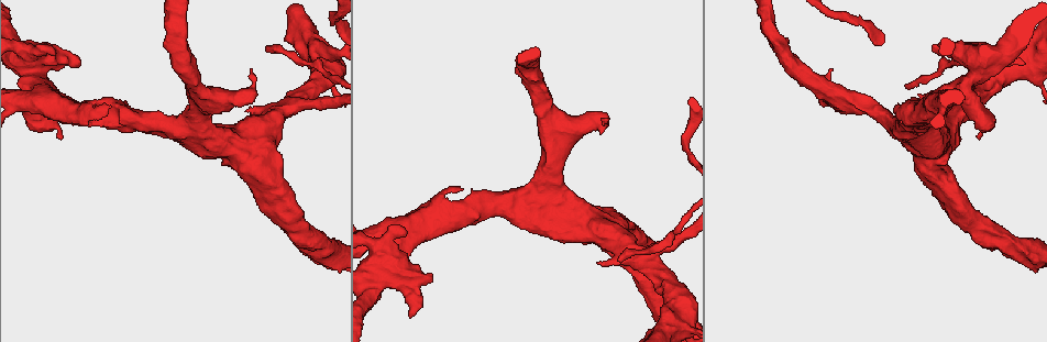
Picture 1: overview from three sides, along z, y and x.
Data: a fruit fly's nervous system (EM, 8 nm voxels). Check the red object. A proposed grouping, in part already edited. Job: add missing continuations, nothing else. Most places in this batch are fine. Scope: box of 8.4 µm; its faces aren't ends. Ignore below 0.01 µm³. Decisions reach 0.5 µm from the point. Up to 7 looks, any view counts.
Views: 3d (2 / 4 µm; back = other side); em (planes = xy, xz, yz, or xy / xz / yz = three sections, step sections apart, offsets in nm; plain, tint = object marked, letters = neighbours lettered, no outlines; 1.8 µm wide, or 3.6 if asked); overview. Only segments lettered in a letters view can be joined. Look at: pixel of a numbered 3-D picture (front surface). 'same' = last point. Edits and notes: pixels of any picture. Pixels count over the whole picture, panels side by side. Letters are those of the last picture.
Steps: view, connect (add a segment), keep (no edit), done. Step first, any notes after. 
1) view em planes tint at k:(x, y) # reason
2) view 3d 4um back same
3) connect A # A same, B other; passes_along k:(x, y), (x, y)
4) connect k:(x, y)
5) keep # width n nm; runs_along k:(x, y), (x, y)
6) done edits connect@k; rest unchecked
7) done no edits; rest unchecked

view em planes letters at 1:(266, 47) # thin end

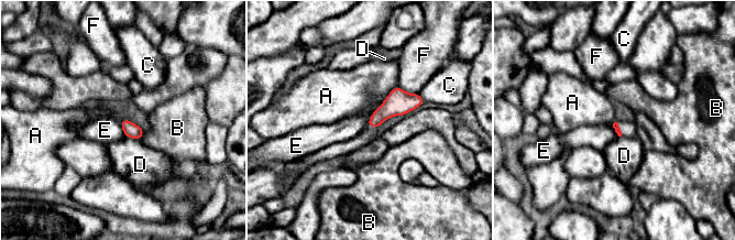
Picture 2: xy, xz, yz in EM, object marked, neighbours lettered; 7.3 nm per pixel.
keep # longest_contact A 320 nm; A other, B other, C other, D other, E other, F other; border 2:(120, 123), (125, 137); no lettered segment goes on from it

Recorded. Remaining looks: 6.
view 3d 4um back at 1:(603, 123)

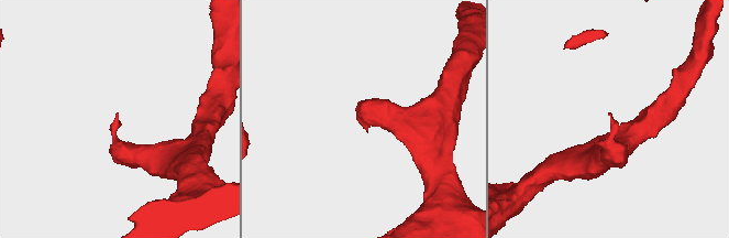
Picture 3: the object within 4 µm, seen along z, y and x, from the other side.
view em 3.6um planes letters at 3:(116, 117)

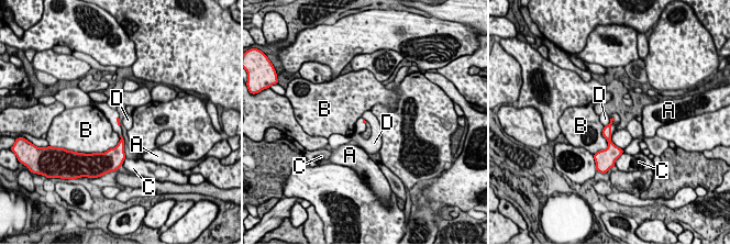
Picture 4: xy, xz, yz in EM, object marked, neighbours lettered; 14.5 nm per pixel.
keep # A other, B other, C other, D other; border 4:(610, 119), (604, 126); none of them fits

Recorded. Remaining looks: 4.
view em 3.6um planes letters at 1:(1036, 72) # calibre changes

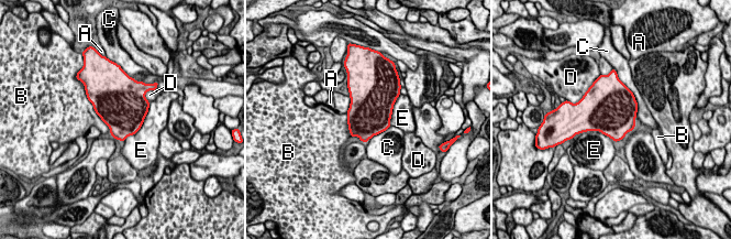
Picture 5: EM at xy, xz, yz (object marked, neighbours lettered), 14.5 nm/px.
keep # longest_contact E 700 nm; A other, B other, C other, D other, E other; border 5:(89, 100), (111, 134); none of them fits

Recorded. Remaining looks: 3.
done no edits; rest unchecked

